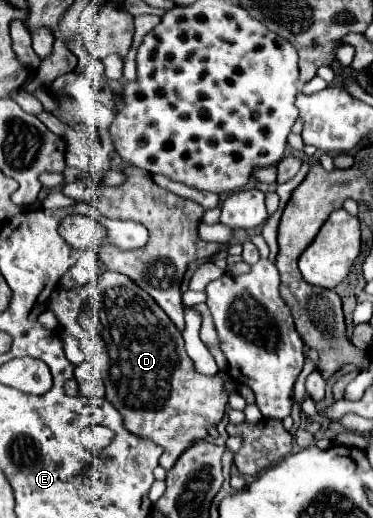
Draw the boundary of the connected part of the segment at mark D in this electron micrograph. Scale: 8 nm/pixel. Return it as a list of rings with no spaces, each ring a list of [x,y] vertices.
[[[101,272],[95,280],[81,288],[63,290],[57,288],[47,302],[47,308],[55,312],[59,324],[79,340],[83,362],[97,364],[105,382],[105,398],[121,412],[125,428],[139,438],[149,438],[165,448],[159,464],[169,470],[179,454],[191,446],[197,438],[209,436],[209,426],[223,420],[227,396],[223,392],[223,376],[201,376],[195,372],[191,358],[185,352],[185,344],[177,326],[157,306],[157,302],[141,290],[127,276],[117,272]]]

